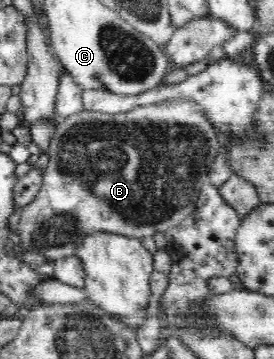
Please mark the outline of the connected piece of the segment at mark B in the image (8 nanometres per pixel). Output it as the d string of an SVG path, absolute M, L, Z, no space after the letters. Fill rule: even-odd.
M178 96L175 99L163 100L162 103L154 103L136 107L130 111L116 113L114 115L82 110L81 112L69 115L67 119L62 118L62 122L55 126L55 136L50 140L49 147L46 149L49 157L49 164L43 172L43 183L40 193L27 206L23 207L20 213L20 225L18 225L18 235L20 235L20 249L22 254L36 251L39 254L50 257L51 261L58 260L60 257L66 258L75 255L82 239L88 233L109 232L124 235L126 238L152 237L156 231L166 231L180 226L180 223L190 217L197 209L197 199L200 198L202 186L209 181L208 168L216 154L223 152L223 139L208 118L208 114L202 110L202 106L192 99L183 99Z

